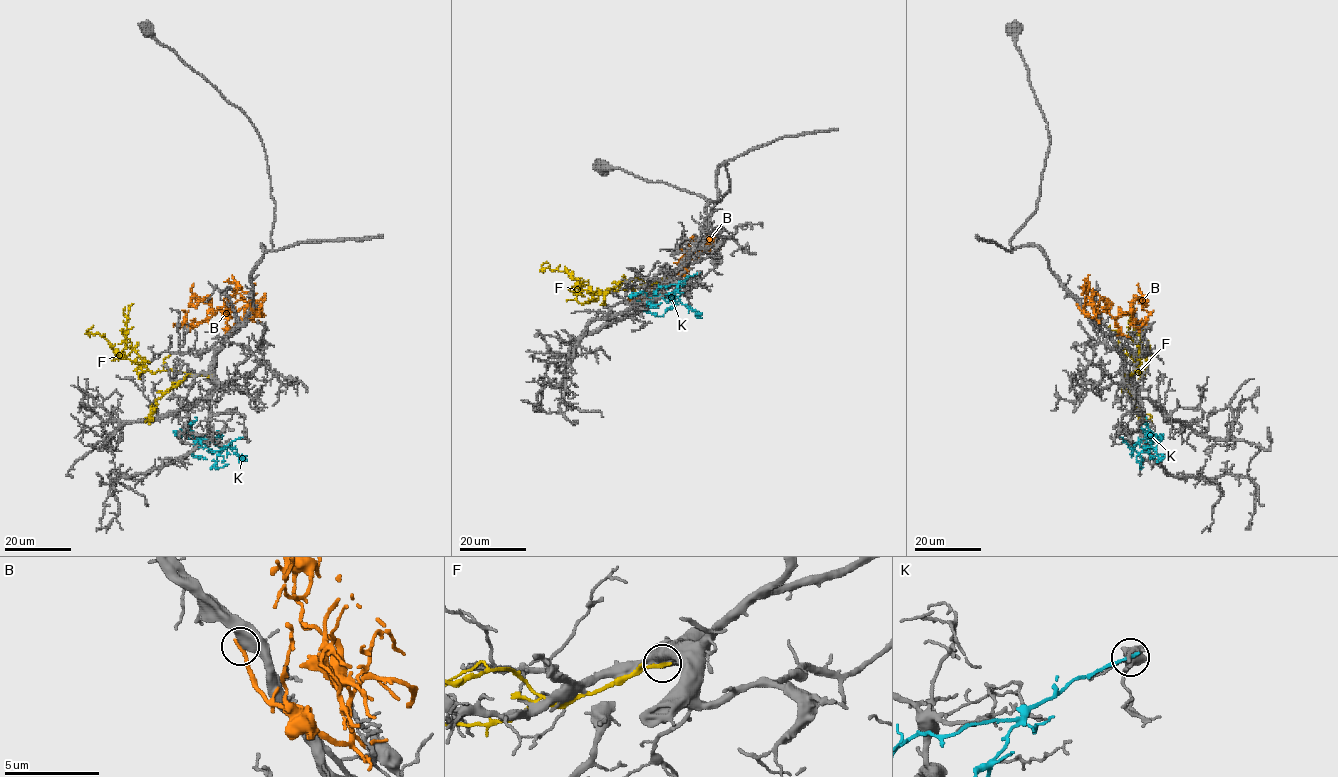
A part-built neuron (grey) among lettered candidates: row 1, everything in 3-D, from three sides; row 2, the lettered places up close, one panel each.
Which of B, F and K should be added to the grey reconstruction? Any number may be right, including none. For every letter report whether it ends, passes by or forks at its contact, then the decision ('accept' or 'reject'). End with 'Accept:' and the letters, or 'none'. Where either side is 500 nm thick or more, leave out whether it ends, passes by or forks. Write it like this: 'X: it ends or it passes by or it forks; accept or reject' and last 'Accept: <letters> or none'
B: reject
F: reject
K: it ends; reject
Accept: none

